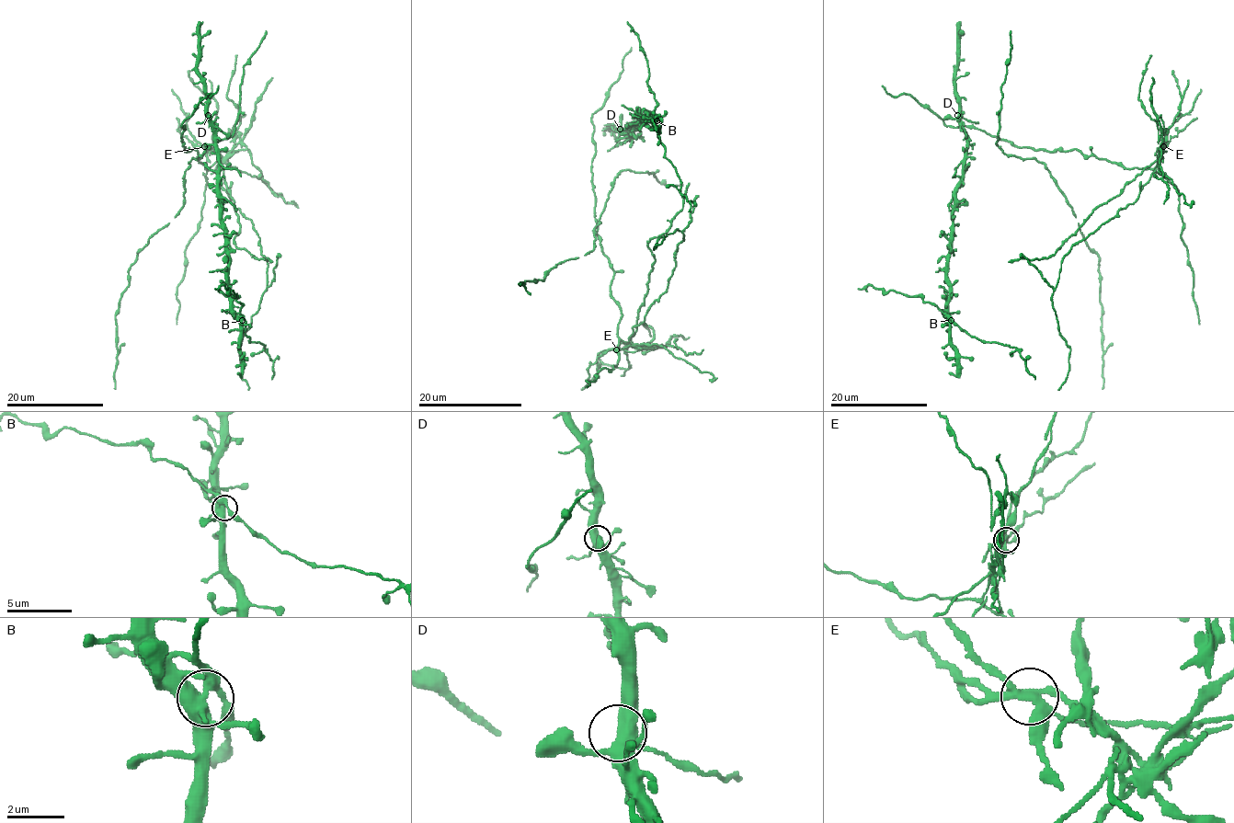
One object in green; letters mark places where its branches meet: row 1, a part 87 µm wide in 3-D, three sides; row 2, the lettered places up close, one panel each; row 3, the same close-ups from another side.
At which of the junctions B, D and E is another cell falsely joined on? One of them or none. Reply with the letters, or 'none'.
E

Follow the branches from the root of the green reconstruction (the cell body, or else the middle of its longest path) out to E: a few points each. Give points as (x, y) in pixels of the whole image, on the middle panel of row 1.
E: (595, 217), (601, 252), (613, 270), (611, 298), (621, 312), (617, 335), (633, 344), (616, 349)

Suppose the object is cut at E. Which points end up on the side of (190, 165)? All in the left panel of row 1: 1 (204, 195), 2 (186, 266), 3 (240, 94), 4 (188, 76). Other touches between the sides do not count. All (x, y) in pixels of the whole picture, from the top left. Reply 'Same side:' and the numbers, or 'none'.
Same side: 3

